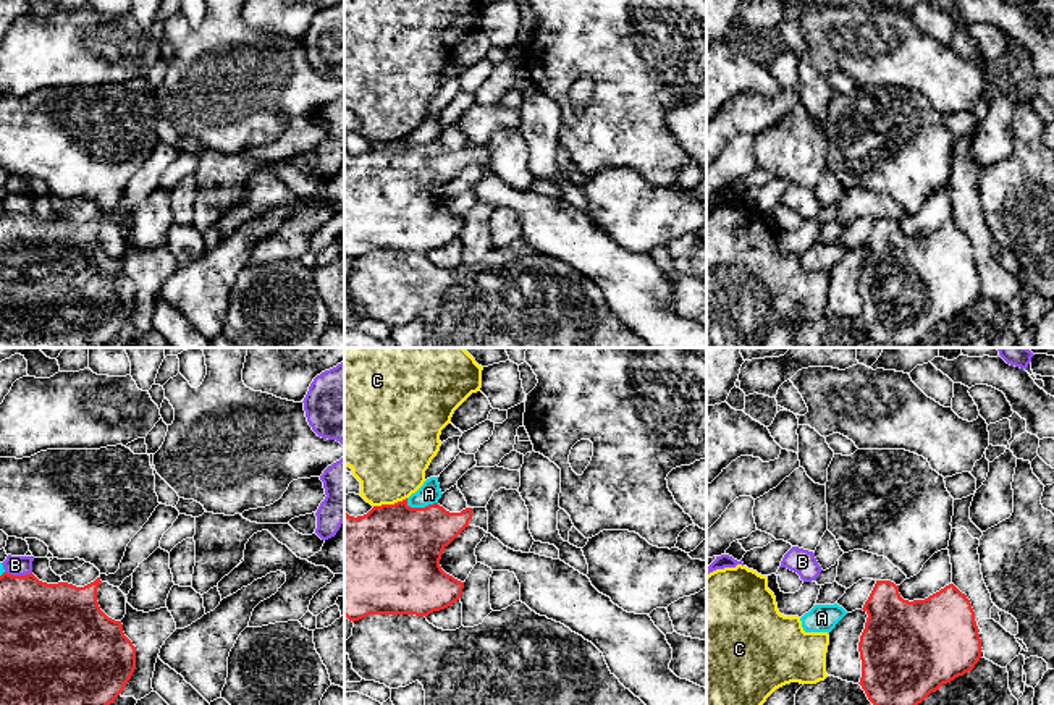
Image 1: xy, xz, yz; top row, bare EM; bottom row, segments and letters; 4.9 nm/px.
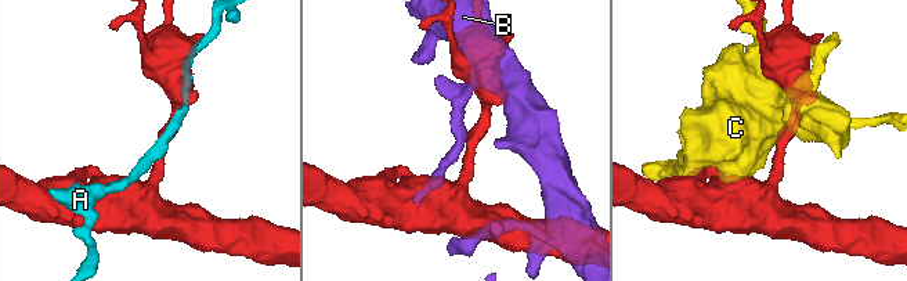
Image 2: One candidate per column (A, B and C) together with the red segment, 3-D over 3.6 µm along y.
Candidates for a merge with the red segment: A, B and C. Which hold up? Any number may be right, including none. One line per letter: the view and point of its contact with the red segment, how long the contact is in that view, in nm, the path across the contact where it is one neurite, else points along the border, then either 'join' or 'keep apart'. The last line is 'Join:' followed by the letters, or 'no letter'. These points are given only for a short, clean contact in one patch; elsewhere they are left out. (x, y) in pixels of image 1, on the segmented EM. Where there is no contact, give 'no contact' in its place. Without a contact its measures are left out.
A: xz (421, 508) | 160 nm | keep apart
B: xy (18, 576) | 140 nm | keep apart
C: xz (390, 505) | 180 nm | keep apart
Join: no letter

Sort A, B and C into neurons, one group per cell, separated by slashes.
A / B / C

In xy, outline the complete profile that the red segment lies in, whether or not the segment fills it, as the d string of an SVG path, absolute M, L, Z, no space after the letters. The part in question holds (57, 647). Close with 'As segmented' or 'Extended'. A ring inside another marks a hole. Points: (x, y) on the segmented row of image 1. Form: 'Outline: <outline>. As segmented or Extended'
Outline: M160 503L128 543L120 569L115 574L100 574L84 587L68 582L47 584L32 572L0 576L0 705L110 705L115 702L136 669L136 647L124 635L121 621L108 618L100 610L97 589L102 582L120 589L123 580L160 547L163 534L178 516L176 508Z. Extended

